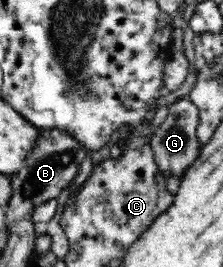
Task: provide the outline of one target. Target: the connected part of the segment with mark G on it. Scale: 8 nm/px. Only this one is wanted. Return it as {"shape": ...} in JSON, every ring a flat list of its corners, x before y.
{"shape":[[186,95,175,100,163,112,164,120,160,125,154,126,155,132,149,138,148,153,156,156,158,169,162,170,166,178,170,175,180,177,200,151,195,134,195,129,199,125,199,109]]}

